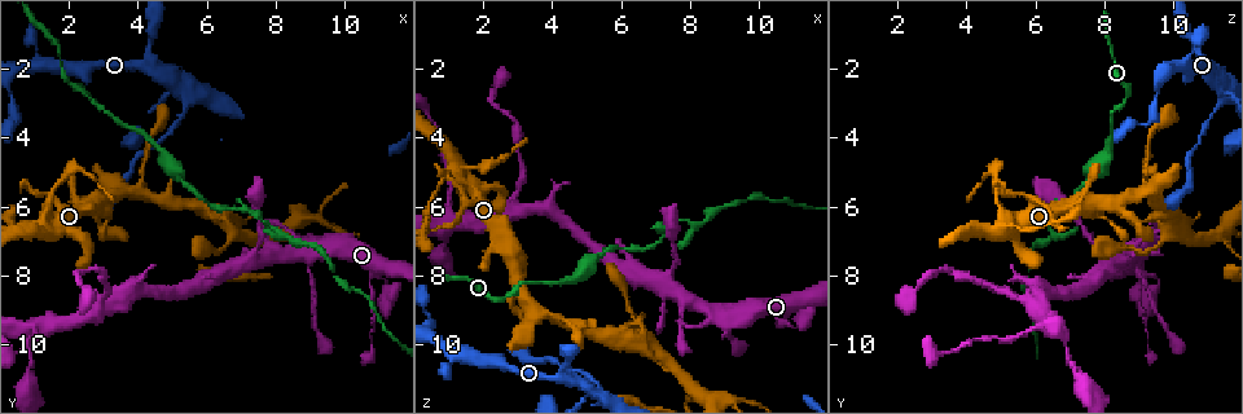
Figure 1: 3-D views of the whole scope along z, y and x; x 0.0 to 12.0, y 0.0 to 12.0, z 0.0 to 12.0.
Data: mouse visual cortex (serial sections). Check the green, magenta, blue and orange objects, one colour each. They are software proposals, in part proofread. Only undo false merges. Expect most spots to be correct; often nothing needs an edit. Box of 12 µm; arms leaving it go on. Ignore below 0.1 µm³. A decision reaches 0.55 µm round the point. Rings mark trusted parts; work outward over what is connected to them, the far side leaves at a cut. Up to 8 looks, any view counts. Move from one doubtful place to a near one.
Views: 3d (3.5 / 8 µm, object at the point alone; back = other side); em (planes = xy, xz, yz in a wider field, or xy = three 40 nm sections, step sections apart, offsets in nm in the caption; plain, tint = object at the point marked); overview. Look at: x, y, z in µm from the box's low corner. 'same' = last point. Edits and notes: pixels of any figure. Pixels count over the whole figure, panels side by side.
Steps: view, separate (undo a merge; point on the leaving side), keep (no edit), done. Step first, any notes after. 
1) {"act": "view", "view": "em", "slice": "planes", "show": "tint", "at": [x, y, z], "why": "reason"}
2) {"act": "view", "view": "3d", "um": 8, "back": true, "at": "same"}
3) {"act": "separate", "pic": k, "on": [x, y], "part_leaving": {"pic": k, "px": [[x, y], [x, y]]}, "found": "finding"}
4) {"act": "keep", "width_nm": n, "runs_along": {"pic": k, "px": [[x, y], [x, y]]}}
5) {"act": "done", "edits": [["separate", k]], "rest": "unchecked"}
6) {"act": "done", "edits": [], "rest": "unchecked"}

{"act": "view", "view": "3d", "um": 3.5, "at": [5.1, 2.6, 11.3], "why": "two arms at a narrow angle"}

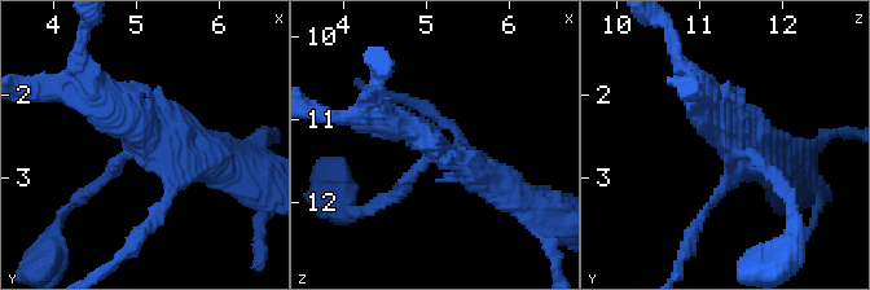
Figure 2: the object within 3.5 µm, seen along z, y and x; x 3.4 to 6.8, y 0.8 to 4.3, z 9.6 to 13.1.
{"act": "view", "view": "em", "slice": "planes", "show": "tint", "at": [5.05, 2.60, 11.35]}

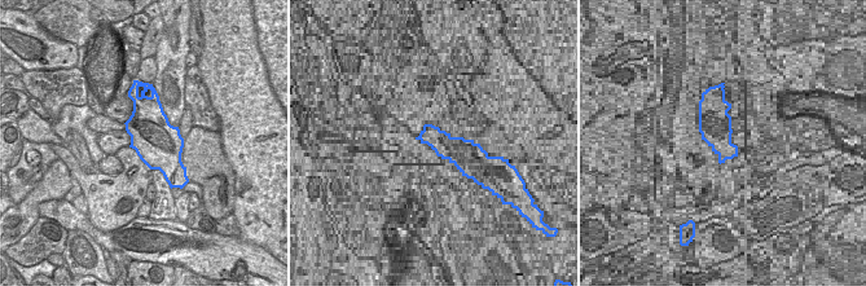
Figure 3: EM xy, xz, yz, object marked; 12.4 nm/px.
{"act": "keep", "runs_along": {"pic": 2, "px": [[698, 99], [777, 189]]}, "found": "continuous, no second cell"}

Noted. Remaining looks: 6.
{"act": "view", "view": "3d", "um": 3.5, "at": [9.0, 7.3, 9.2], "why": "a fork"}

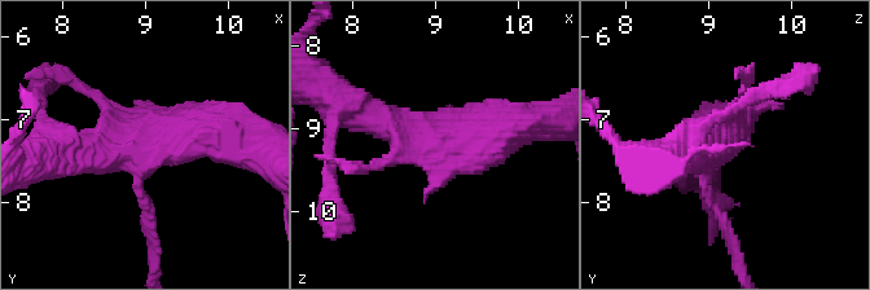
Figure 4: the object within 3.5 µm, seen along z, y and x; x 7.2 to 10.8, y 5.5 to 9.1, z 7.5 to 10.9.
{"act": "view", "view": "em", "slice": "planes", "show": "tint", "at": [9.00, 7.30, 9.15]}

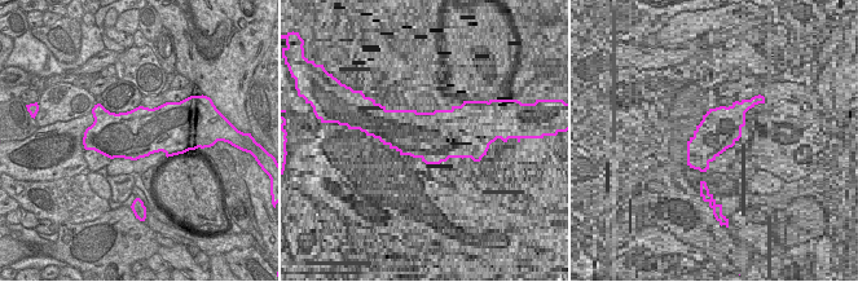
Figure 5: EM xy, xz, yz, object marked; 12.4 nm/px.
{"act": "keep", "runs_along": {"pic": 4, "px": [[518, 123], [422, 140], [355, 110]]}, "found": "one cell here"}

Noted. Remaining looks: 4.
{"act": "view", "view": "3d", "um": 3.5, "at": [7.7, 6.5, 6.3], "why": "narrows sharply"}

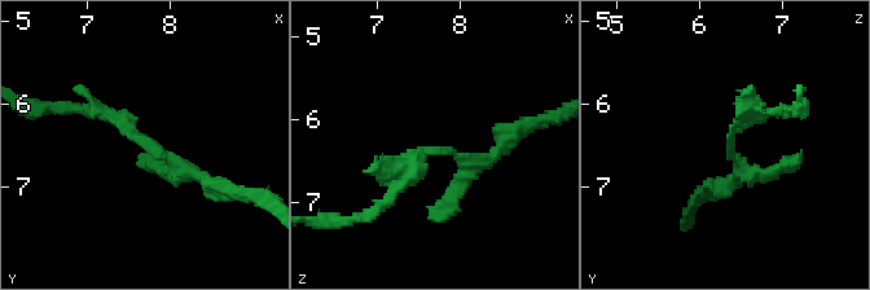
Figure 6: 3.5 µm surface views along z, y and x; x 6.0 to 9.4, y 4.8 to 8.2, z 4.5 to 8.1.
{"act": "view", "view": "em", "slice": "planes", "show": "tint", "at": [7.65, 6.45, 6.35], "arm_widths_nm": [150, 200]}

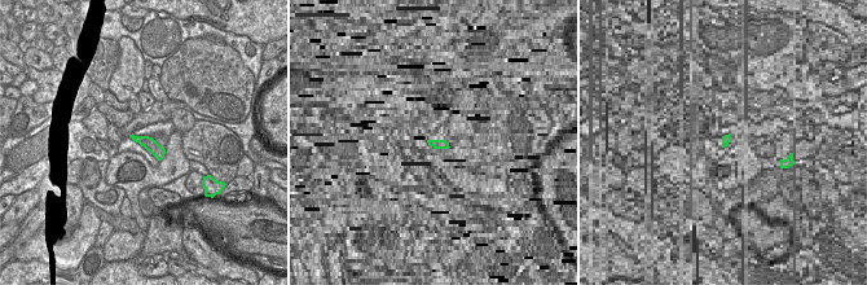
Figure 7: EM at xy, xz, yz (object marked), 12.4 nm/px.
{"act": "keep", "width_nm": 160, "runs_along": {"pic": 6, "px": [[89, 109], [124, 117], [209, 184]]}, "found": "all the same cell"}

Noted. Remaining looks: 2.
{"act": "done", "edits": [], "rest": "unchecked"}

